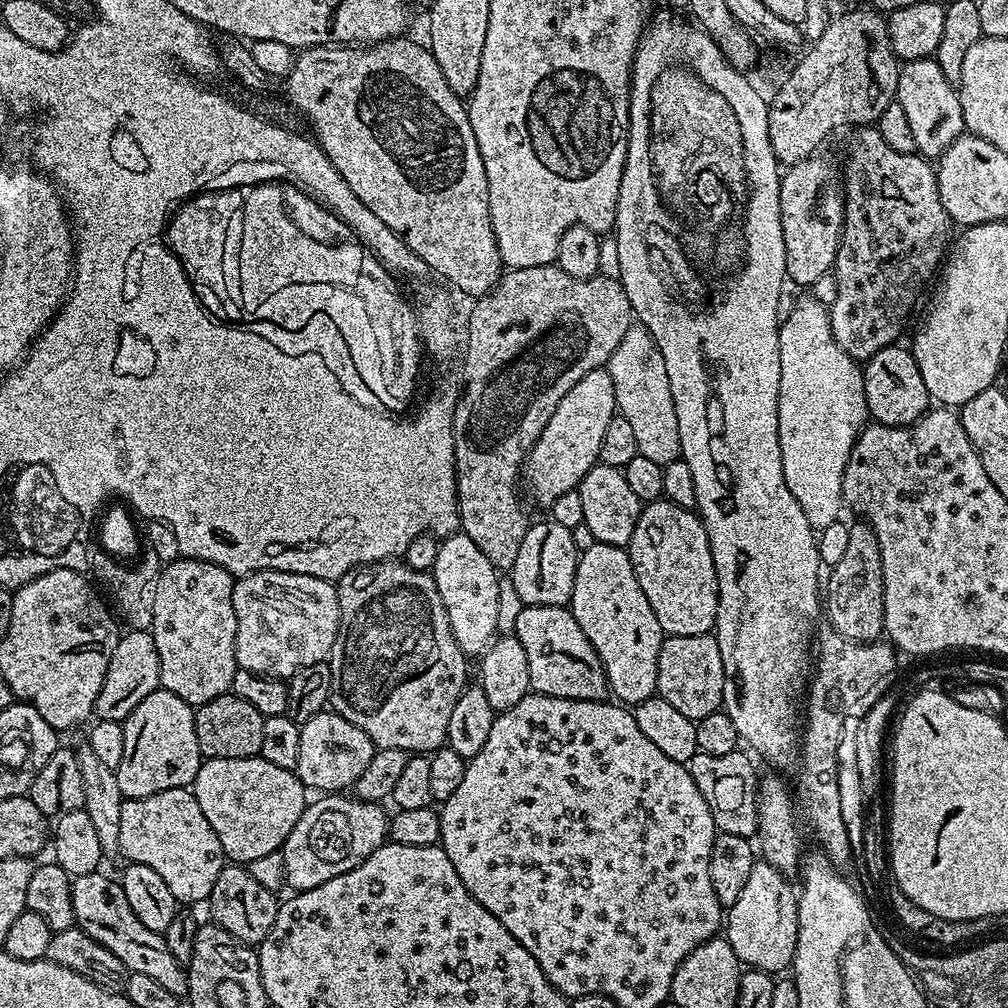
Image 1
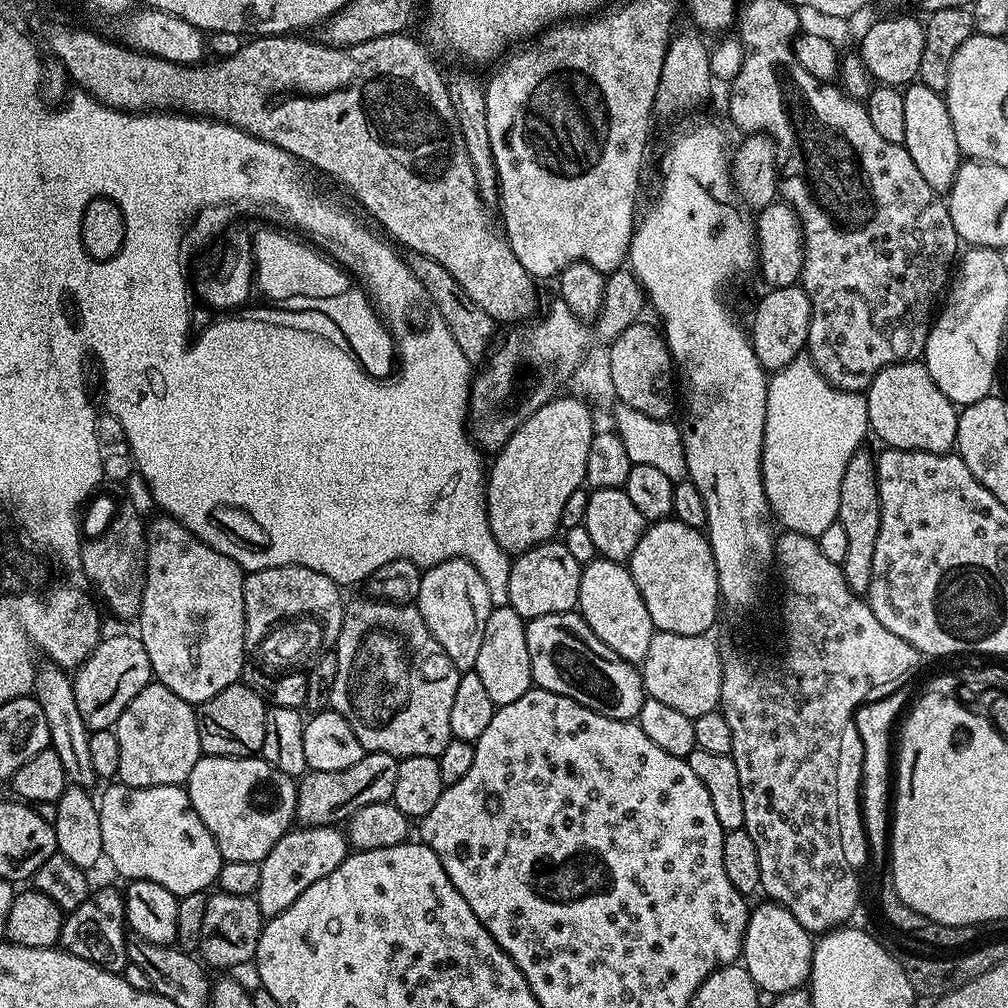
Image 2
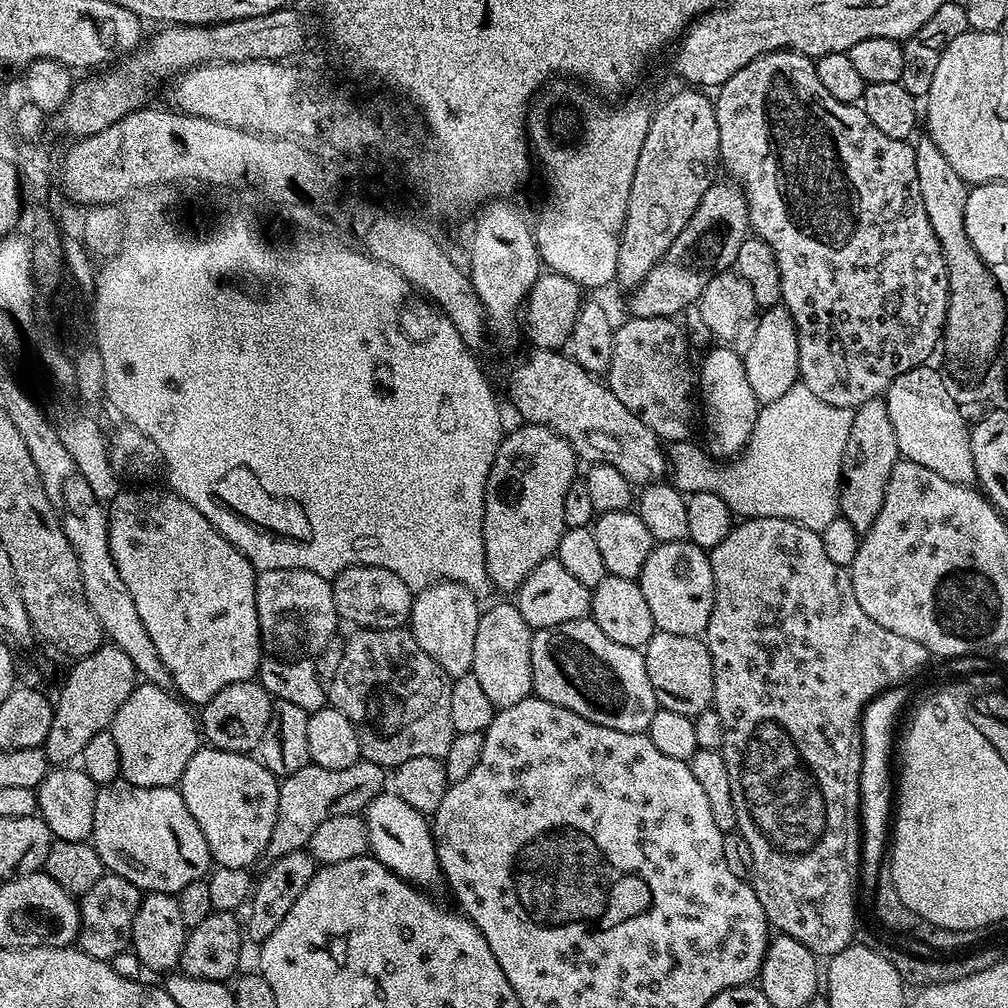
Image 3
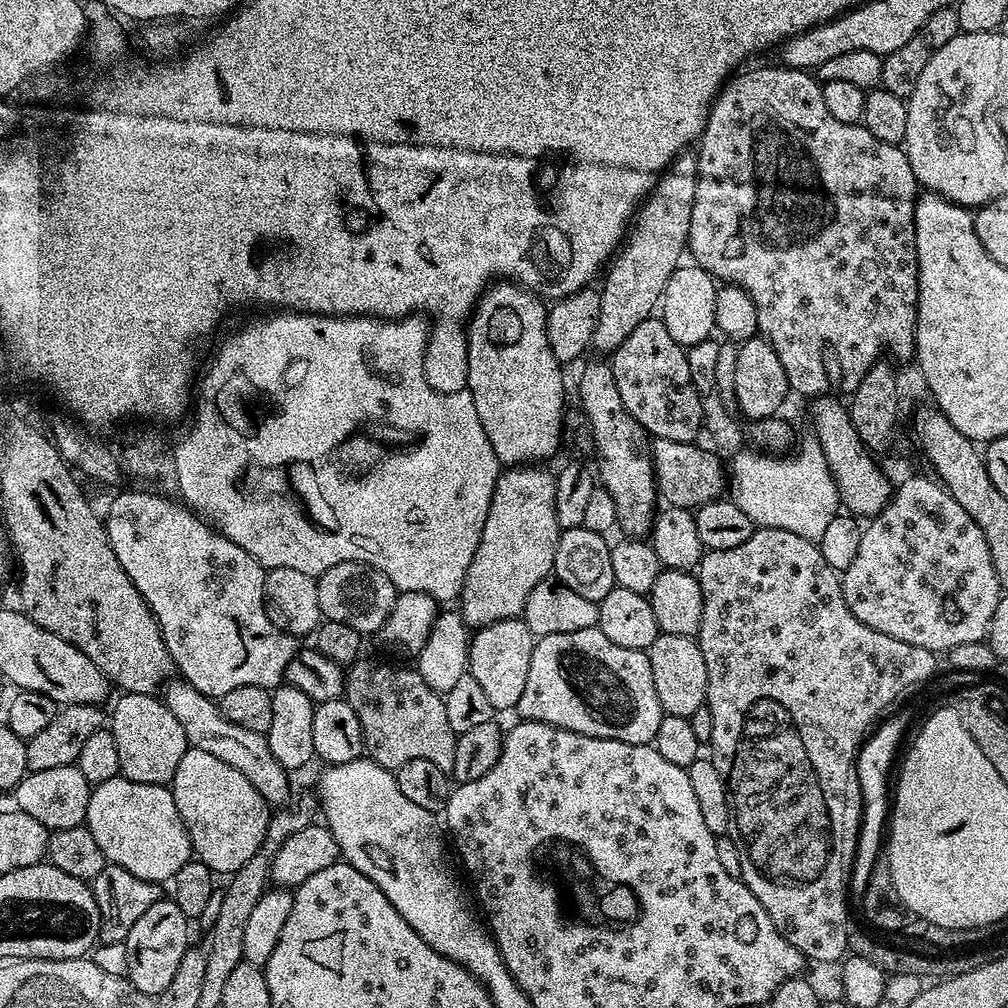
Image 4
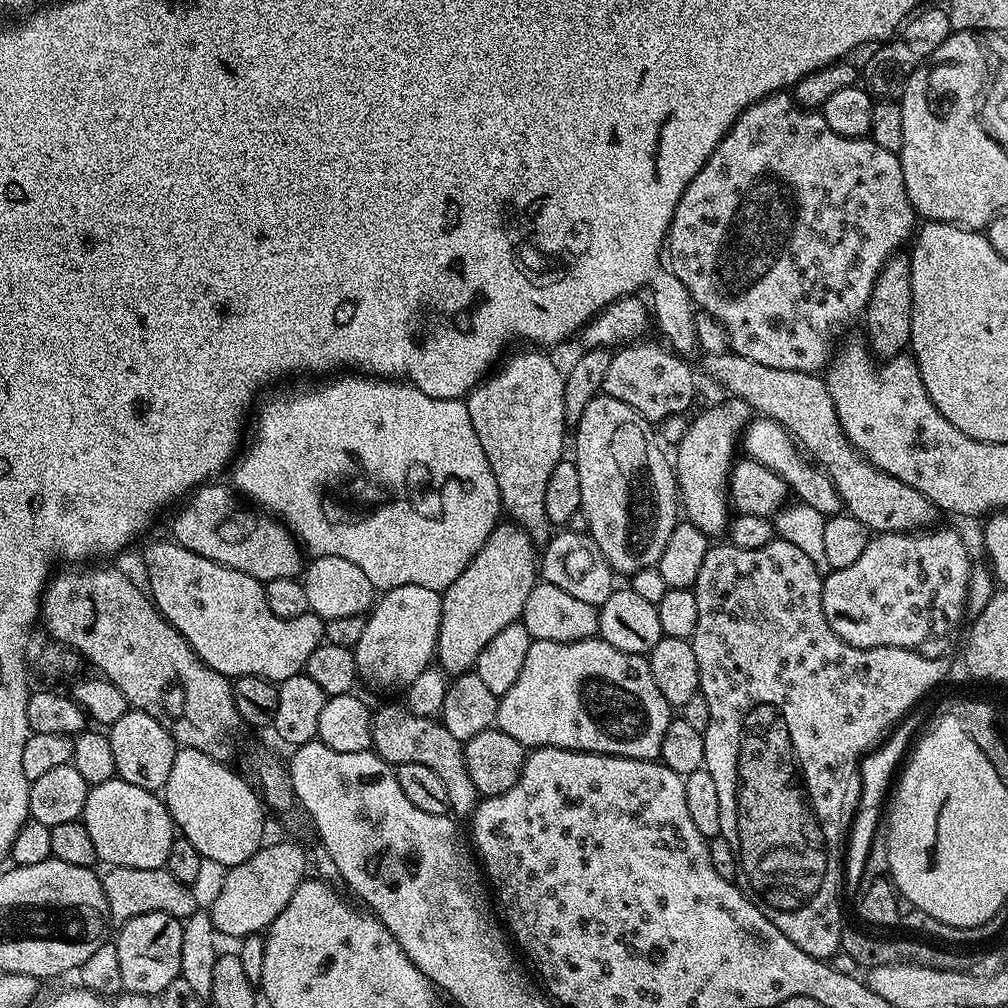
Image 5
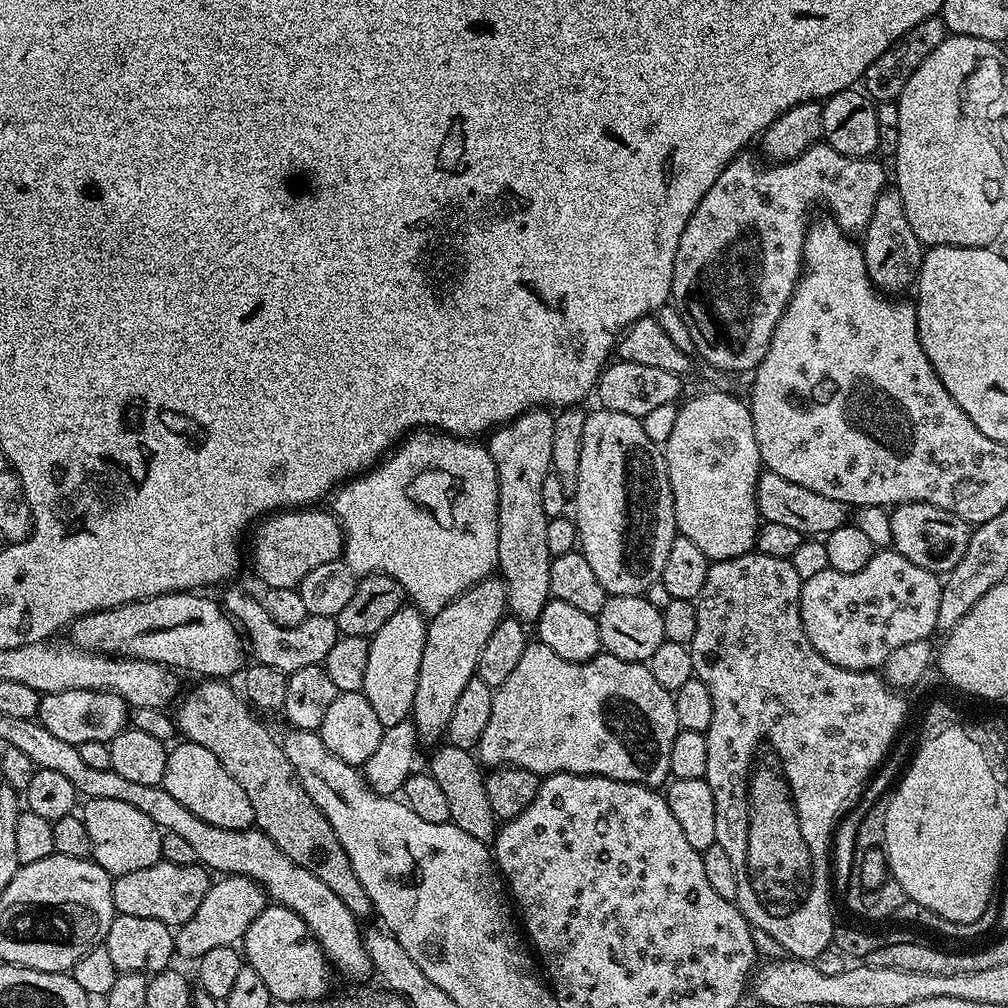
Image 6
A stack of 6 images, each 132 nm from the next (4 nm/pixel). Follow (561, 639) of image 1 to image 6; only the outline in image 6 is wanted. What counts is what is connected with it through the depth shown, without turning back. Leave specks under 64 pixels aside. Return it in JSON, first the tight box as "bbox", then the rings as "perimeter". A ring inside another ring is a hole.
{"bbox":[482,642,682,789],"perimeter":[[[530,642],[526,646],[526,650],[522,650],[522,658],[518,661],[518,666],[514,666],[510,678],[506,678],[506,682],[502,682],[502,686],[492,693],[490,722],[486,722],[486,730],[482,730],[482,748],[488,751],[489,765],[530,770],[535,776],[541,778],[552,776],[555,772],[569,772],[579,776],[614,778],[622,782],[645,784],[648,788],[659,789],[669,779],[670,749],[674,746],[674,738],[682,730],[678,722],[678,714],[674,714],[672,698],[673,693],[666,691],[662,686],[658,686],[654,674],[650,674],[647,663],[623,660],[607,654],[595,656],[593,660],[587,660],[581,664],[566,662],[566,658],[558,658],[558,654],[554,654],[554,650],[550,650],[550,646],[539,642]],[[600,768],[608,768],[608,772],[603,772],[600,775]],[[660,783],[662,784],[660,785]]]}

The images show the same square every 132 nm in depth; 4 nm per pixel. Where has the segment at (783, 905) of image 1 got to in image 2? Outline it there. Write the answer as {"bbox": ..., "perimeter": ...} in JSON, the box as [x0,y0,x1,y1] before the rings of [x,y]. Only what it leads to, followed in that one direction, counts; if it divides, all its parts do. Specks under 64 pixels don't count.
{"bbox":[742,902,813,994],"perimeter":[[[763,902],[751,909],[746,922],[742,963],[757,988],[764,994],[775,994],[805,987],[812,974],[813,933],[807,932],[781,904]]]}

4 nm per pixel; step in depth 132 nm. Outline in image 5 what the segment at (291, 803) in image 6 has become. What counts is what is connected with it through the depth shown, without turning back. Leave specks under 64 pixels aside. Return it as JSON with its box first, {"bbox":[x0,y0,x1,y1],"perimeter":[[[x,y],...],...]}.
{"bbox":[40,566,242,761],"perimeter":[[[64,566],[60,573],[57,571],[55,575],[49,579],[47,589],[40,601],[40,616],[42,624],[48,627],[48,632],[57,640],[57,645],[67,646],[71,651],[84,656],[97,668],[99,675],[103,679],[108,680],[114,686],[118,686],[118,690],[122,690],[122,694],[126,694],[129,705],[137,712],[145,712],[150,714],[150,718],[154,718],[154,722],[158,722],[167,730],[176,740],[180,748],[193,748],[194,750],[202,750],[206,755],[213,756],[215,760],[227,761],[228,755],[232,752],[232,732],[236,732],[242,728],[242,721],[238,714],[238,706],[234,706],[234,698],[232,697],[232,680],[227,676],[218,674],[218,670],[214,670],[210,666],[206,666],[198,658],[198,654],[194,654],[194,650],[186,642],[186,638],[182,638],[182,634],[178,634],[178,630],[172,624],[161,616],[152,603],[147,591],[143,587],[140,588],[128,576],[123,576],[116,568],[92,568],[96,566]]]}

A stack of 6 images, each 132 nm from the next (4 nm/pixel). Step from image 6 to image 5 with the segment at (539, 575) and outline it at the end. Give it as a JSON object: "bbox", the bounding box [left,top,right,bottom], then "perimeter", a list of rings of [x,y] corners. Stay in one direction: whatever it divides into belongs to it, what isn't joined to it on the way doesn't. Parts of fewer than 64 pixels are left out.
{"bbox":[466,351,566,546],"perimeter":[[[528,351],[532,352],[509,355],[468,393],[466,403],[474,434],[486,450],[494,482],[498,482],[501,509],[511,523],[523,528],[534,545],[543,546],[554,532],[554,525],[546,518],[546,485],[554,466],[566,456],[565,373],[544,353],[547,351]]]}

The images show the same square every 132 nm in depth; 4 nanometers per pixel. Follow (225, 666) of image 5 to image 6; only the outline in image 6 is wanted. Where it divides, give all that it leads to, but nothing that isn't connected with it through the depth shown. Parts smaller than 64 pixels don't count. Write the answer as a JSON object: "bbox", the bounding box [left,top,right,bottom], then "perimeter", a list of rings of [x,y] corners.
{"bbox":[222,588,341,673],"perimeter":[[[232,588],[225,594],[222,607],[242,629],[251,659],[258,664],[274,666],[274,670],[289,673],[303,670],[305,666],[323,664],[326,654],[330,654],[334,642],[341,637],[334,616],[308,615],[306,622],[301,622],[299,626],[278,626],[278,622],[266,614],[263,603],[240,588]]]}

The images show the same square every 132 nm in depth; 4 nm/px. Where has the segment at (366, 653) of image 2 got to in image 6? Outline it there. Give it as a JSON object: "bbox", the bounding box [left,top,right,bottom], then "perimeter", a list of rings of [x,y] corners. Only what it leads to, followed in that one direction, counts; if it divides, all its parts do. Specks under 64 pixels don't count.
{"bbox":[426,742,498,842],"perimeter":[[[444,742],[436,750],[426,768],[444,792],[450,810],[450,823],[458,826],[458,830],[466,830],[470,838],[478,838],[485,842],[495,841],[498,821],[494,810],[490,810],[490,798],[486,798],[485,769],[480,769],[479,762],[472,757],[473,753],[467,748]]]}

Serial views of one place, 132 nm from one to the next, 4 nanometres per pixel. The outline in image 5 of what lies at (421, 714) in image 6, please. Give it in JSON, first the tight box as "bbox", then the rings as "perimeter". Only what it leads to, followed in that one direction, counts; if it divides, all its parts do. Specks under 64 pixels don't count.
{"bbox":[435,522,538,678],"perimeter":[[[501,522],[486,538],[482,550],[474,554],[474,558],[454,578],[449,588],[445,588],[440,601],[442,602],[442,622],[438,626],[438,642],[436,643],[435,659],[439,667],[443,668],[449,677],[455,678],[461,672],[475,669],[478,654],[495,638],[506,626],[517,623],[524,615],[526,598],[530,598],[530,590],[538,582],[538,550],[532,540],[525,535],[523,528],[511,522]]]}

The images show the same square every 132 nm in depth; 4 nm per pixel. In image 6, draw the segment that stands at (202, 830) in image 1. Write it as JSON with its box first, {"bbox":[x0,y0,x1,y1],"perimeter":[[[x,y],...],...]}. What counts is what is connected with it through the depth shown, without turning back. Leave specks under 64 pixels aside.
{"bbox":[82,798,162,878],"perimeter":[[[114,798],[90,800],[83,805],[83,808],[82,815],[86,822],[86,831],[89,832],[92,843],[92,859],[98,866],[102,866],[102,870],[106,870],[109,876],[115,878],[122,874],[130,874],[134,870],[146,870],[150,866],[160,863],[162,830],[157,824],[150,822],[150,818],[146,818],[146,814],[142,814],[142,810],[130,806],[127,802],[117,802]]]}

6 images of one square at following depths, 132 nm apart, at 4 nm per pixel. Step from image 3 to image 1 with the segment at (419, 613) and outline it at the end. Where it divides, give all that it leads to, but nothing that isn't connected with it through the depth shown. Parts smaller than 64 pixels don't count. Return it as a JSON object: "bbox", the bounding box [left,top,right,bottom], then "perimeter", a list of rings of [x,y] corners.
{"bbox":[431,534,500,658],"perimeter":[[[463,534],[445,536],[439,541],[438,558],[434,558],[431,574],[438,586],[438,594],[442,596],[442,606],[446,608],[446,618],[450,618],[450,630],[454,634],[454,642],[464,651],[465,656],[476,658],[492,643],[497,635],[496,627],[500,621],[500,585],[497,569],[492,567],[490,558],[470,542],[470,538]]]}

